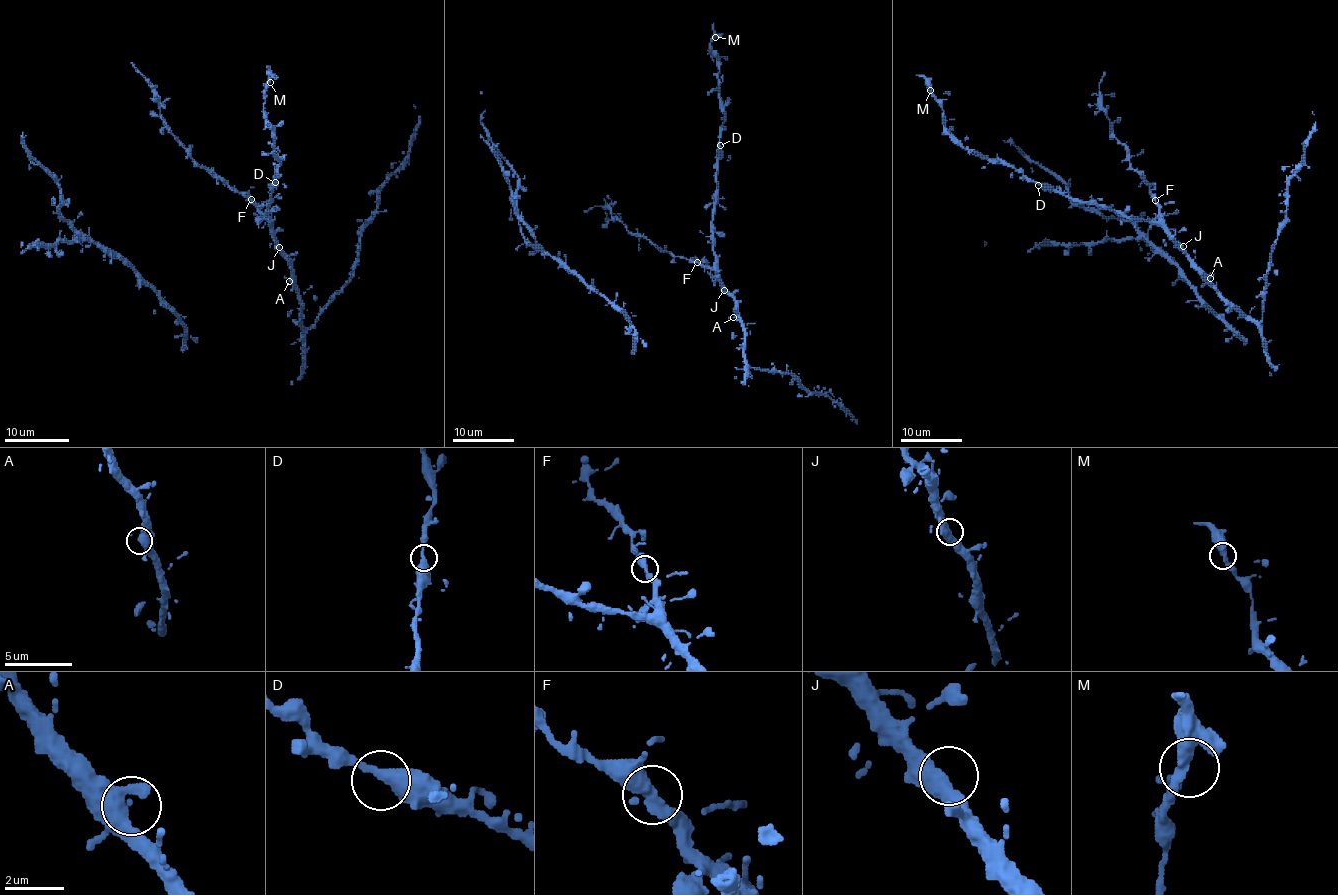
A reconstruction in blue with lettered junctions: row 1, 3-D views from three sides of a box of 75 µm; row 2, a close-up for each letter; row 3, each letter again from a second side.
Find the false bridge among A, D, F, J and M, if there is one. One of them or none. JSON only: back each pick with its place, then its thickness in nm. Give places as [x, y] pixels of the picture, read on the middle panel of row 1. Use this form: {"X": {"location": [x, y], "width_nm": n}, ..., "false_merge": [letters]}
{"false_merge": []}

